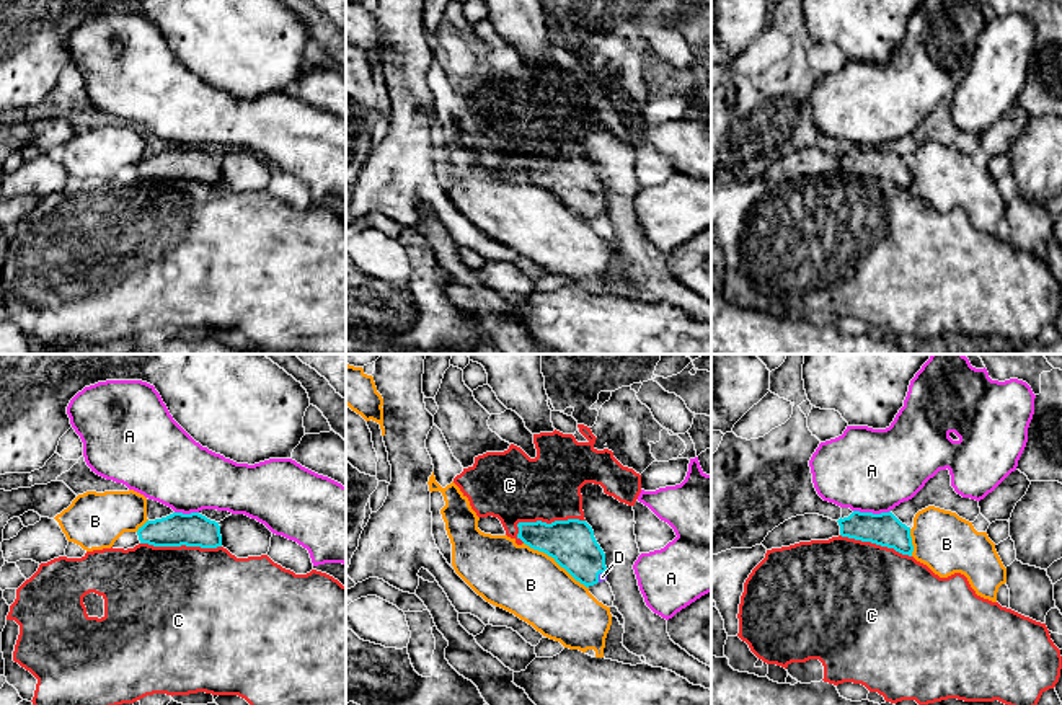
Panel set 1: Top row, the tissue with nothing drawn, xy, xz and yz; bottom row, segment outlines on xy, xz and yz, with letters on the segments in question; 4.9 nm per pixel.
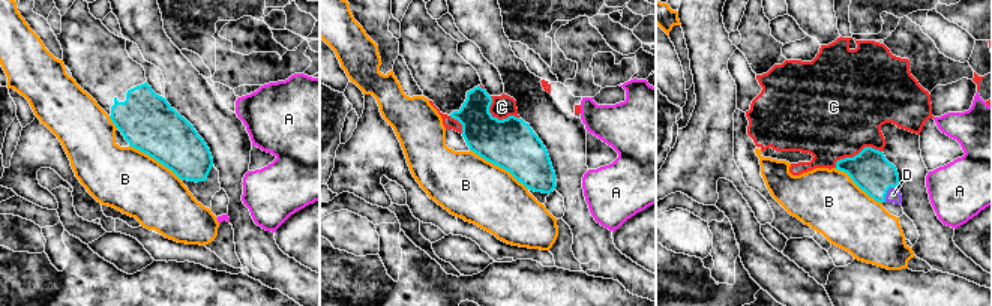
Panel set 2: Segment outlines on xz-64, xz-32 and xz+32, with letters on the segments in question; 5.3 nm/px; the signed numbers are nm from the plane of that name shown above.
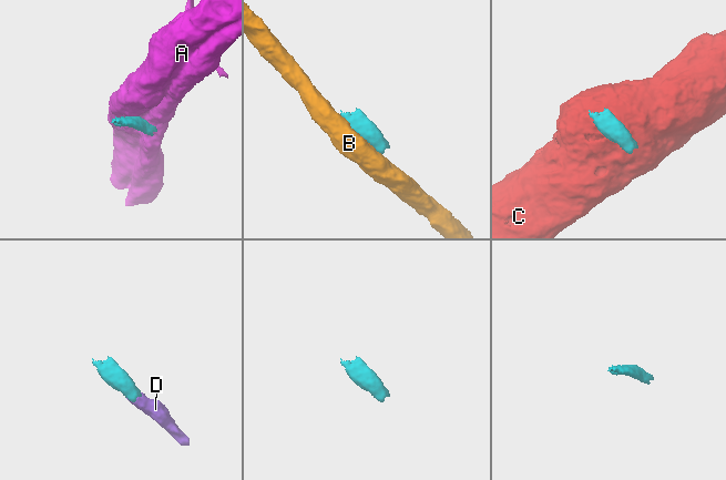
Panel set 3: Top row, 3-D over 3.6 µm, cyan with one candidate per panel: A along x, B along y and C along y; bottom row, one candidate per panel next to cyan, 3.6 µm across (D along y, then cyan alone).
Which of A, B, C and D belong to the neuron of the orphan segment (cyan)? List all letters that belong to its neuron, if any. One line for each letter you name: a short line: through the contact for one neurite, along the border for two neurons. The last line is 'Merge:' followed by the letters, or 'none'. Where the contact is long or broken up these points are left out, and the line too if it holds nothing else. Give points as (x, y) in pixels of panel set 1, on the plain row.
D: Line: xz (571, 177), (599, 208), (602, 211)
Merge: D

